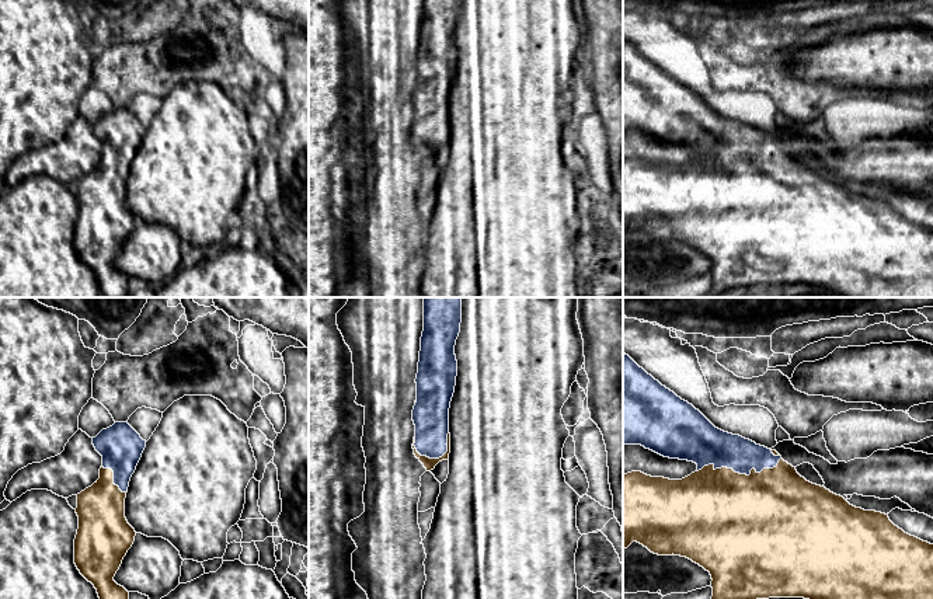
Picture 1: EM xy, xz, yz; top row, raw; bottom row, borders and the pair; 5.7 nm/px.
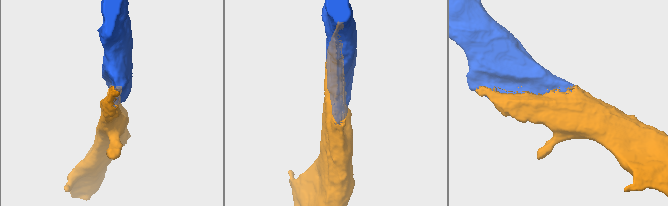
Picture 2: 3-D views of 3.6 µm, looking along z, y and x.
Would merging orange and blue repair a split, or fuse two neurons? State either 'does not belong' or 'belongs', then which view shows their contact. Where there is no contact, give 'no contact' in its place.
belongs | yz

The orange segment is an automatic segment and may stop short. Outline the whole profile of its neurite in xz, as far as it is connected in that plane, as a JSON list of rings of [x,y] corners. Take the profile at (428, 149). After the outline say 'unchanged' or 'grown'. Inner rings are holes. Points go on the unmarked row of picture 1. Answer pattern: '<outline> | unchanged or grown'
[[[424,0],[424,17],[417,59],[414,140],[427,157],[449,146],[449,94],[455,79],[457,46],[456,25],[462,0]]] | grown

